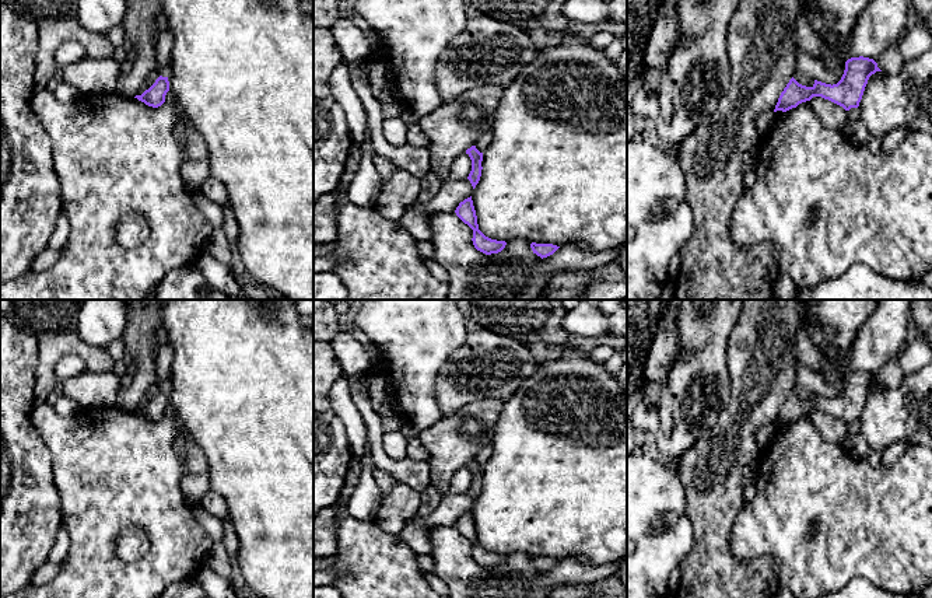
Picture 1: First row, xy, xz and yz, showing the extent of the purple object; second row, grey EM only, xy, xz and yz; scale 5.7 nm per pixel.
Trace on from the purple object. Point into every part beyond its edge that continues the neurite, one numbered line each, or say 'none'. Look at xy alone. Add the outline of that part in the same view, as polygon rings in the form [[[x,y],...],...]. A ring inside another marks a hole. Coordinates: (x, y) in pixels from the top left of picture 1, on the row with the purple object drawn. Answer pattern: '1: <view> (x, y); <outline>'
none

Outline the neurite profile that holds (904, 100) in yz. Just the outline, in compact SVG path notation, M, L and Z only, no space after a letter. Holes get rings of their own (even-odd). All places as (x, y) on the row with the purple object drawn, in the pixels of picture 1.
M932 49L905 62L896 76L872 74L859 109L861 122L875 137L897 127L932 136Z

